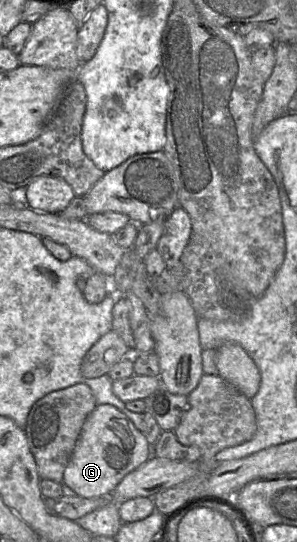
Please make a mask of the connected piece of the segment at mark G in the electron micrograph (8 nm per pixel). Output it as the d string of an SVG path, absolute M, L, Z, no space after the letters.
M100 404L86 418L79 438L64 471L63 484L70 487L77 496L97 498L110 496L119 482L130 472L144 464L152 456L152 445L145 435L118 408L111 404Z

